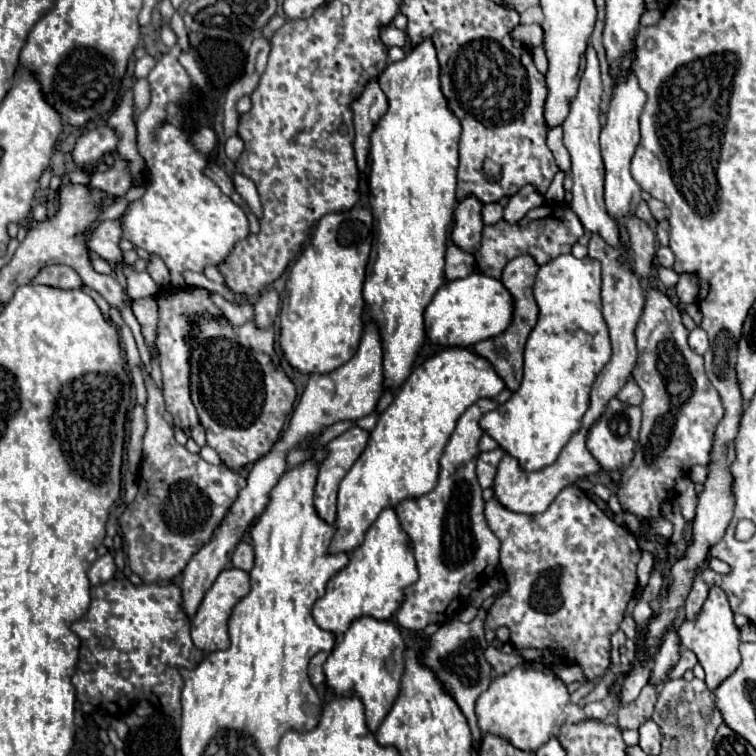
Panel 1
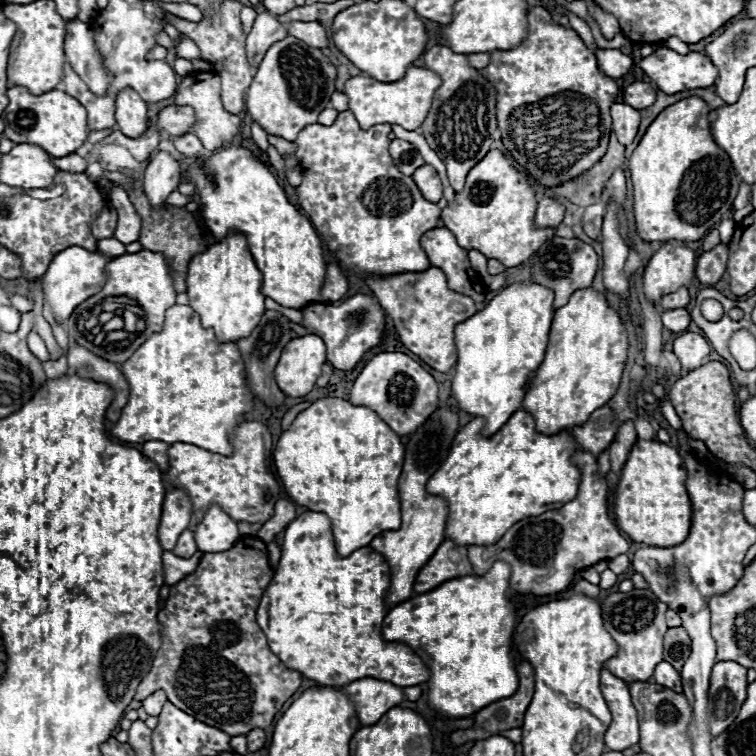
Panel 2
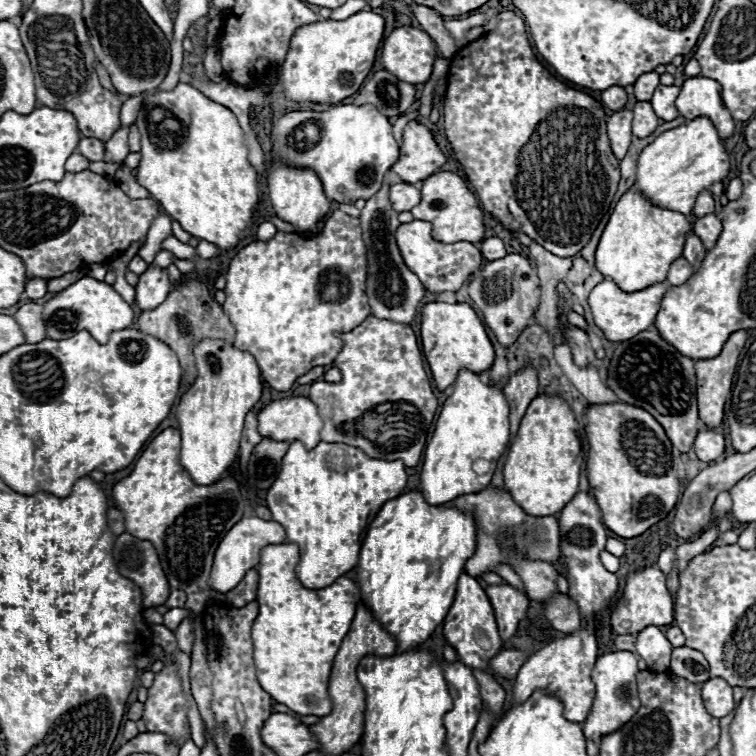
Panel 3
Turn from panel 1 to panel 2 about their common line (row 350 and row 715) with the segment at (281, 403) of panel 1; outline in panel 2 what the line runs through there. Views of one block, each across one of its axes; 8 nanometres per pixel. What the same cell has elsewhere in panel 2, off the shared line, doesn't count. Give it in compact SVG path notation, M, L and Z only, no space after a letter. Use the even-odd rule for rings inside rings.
M242 536L226 552L206 552L198 568L170 588L170 596L158 614L158 622L162 624L162 646L152 662L152 670L136 688L134 698L144 700L152 692L164 690L174 706L212 728L224 730L230 736L248 734L254 728L268 728L284 702L296 694L302 682L302 676L296 670L286 668L270 652L266 636L256 624L256 608L272 576L274 570L268 564L266 544L258 536ZM274 660L276 674L258 674L272 672Z

